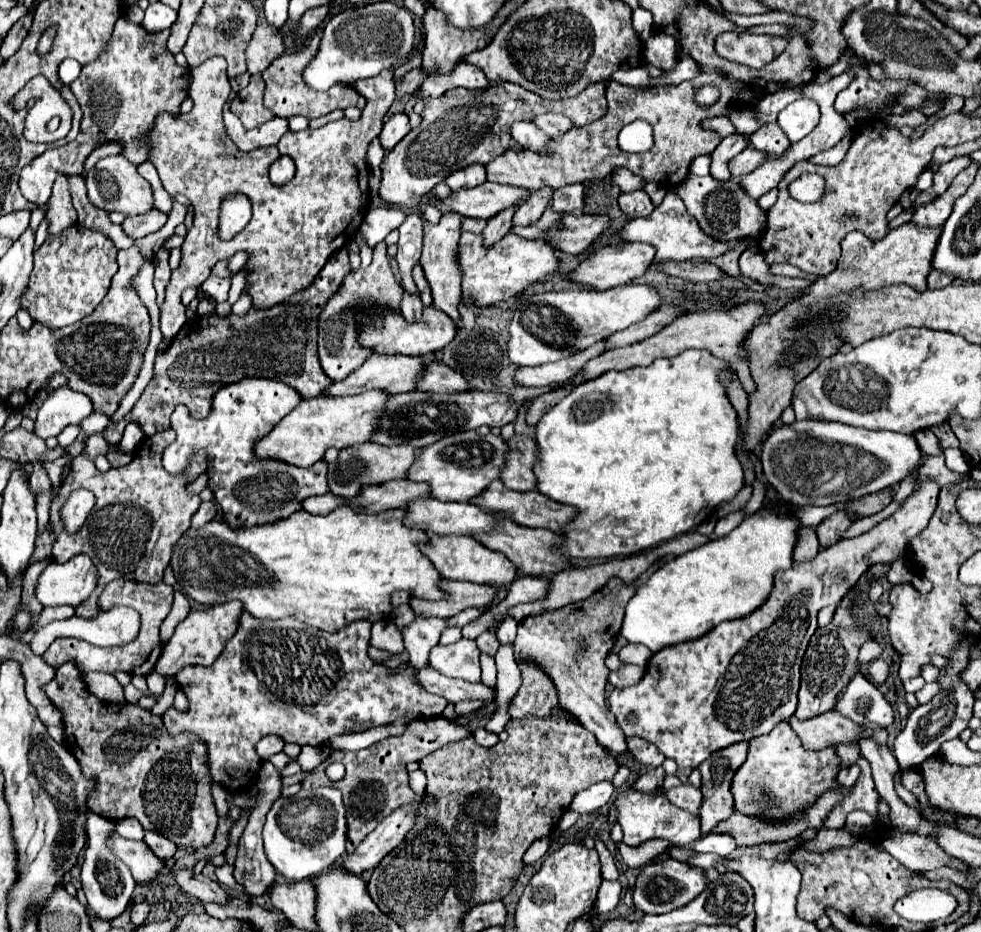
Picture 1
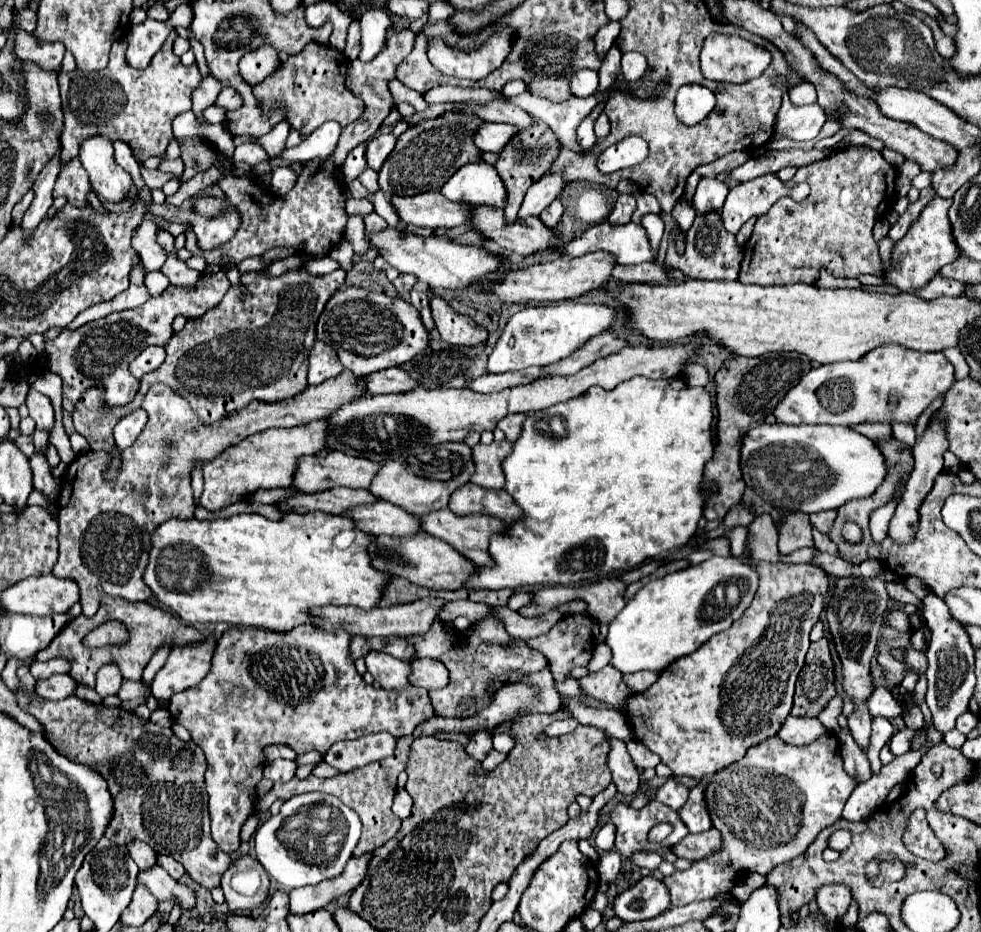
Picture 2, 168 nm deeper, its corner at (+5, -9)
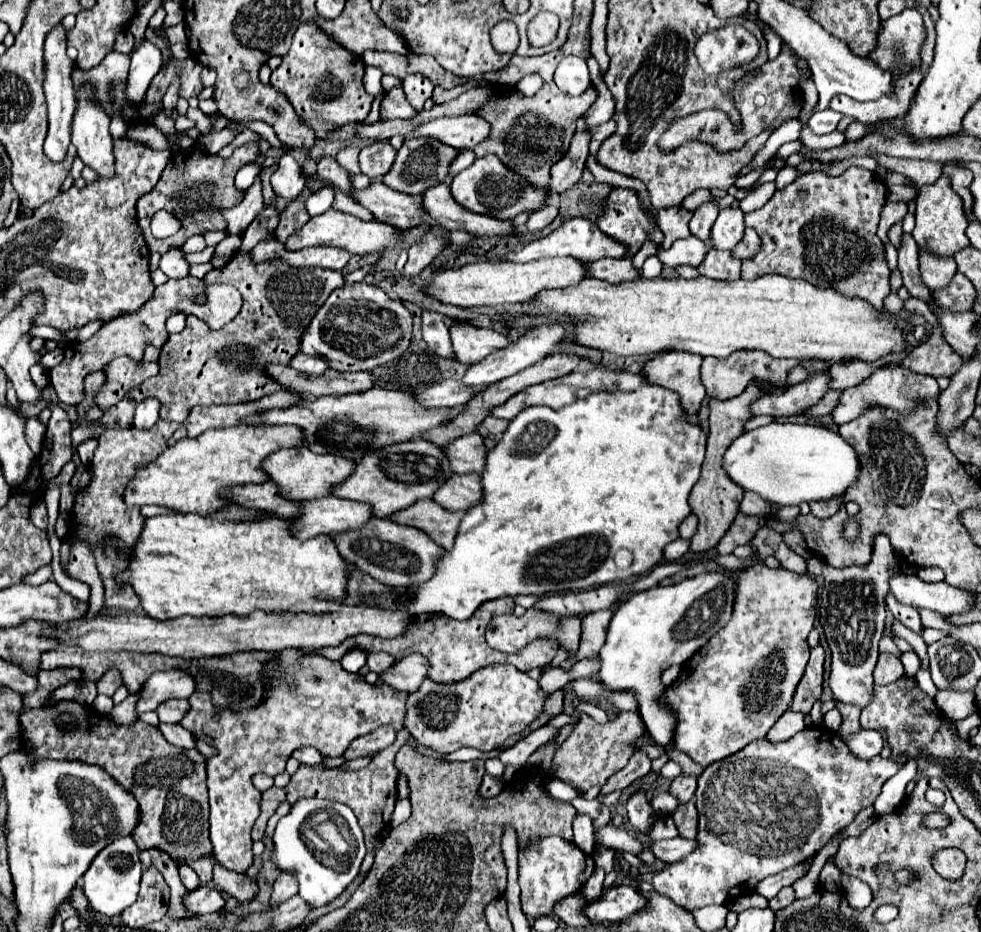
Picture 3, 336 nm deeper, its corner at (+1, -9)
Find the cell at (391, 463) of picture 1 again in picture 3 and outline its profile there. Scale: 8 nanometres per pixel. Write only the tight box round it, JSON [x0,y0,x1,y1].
[263,446,355,500]

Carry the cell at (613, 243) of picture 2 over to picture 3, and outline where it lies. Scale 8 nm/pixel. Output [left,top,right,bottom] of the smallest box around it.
[507,218,627,262]

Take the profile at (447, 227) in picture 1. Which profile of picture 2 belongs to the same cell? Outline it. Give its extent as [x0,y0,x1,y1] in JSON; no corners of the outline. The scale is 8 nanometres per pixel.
[431,294,487,346]

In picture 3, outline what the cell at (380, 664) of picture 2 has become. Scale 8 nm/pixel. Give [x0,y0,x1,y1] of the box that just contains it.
[367,652,395,674]

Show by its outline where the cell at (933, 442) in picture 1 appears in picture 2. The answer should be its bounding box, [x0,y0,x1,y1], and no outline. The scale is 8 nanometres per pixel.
[850,422,892,440]

